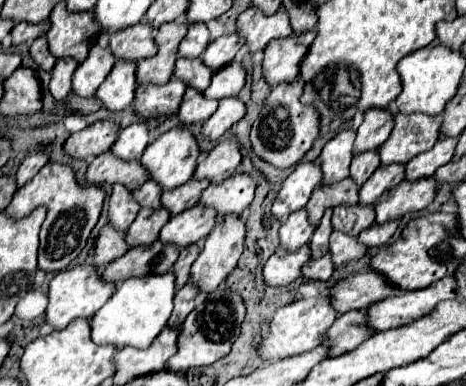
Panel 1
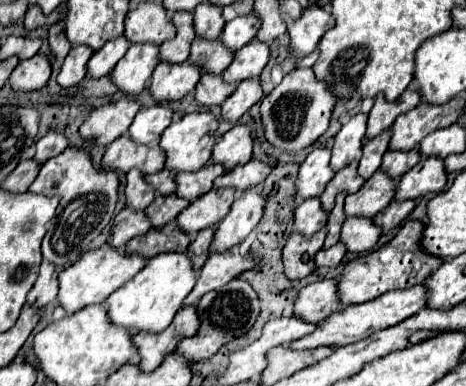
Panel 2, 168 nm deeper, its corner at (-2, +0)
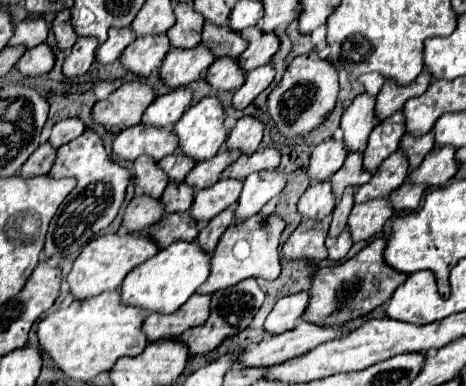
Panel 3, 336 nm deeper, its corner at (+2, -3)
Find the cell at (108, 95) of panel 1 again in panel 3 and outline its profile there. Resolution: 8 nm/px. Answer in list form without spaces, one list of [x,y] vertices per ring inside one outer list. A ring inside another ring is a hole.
[[[138,36],[130,46],[122,52],[122,64],[140,78],[146,78],[150,72],[158,70],[166,52],[172,46],[168,44],[168,36]]]

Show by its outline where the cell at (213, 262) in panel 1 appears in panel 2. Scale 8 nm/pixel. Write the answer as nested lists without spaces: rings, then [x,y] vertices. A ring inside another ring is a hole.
[[[258,187],[238,193],[230,207],[230,213],[218,223],[210,249],[222,253],[240,245],[258,225],[262,217],[262,209],[264,209],[264,199]]]

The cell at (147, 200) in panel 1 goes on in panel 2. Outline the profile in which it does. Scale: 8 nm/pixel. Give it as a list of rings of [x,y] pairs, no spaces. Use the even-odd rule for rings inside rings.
[[[162,169],[162,171],[154,173],[154,175],[148,175],[146,181],[152,183],[152,187],[156,189],[156,193],[160,193],[160,195],[172,195],[174,189],[176,189],[174,173],[168,171],[168,169]]]

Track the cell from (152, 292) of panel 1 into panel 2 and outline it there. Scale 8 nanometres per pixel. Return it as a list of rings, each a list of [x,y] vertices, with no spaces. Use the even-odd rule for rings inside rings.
[[[162,253],[152,257],[144,269],[140,269],[128,283],[124,283],[116,293],[112,293],[106,301],[108,319],[116,327],[124,327],[128,331],[146,331],[160,333],[164,331],[176,311],[182,307],[182,301],[192,291],[196,283],[196,271],[190,265],[186,253]]]

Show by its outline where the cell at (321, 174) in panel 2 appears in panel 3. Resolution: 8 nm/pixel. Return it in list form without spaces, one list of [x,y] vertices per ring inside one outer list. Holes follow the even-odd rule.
[[[330,138],[314,148],[310,156],[310,166],[306,172],[312,180],[328,180],[332,174],[336,174],[342,168],[346,156],[348,156],[348,150],[344,148],[344,140]]]

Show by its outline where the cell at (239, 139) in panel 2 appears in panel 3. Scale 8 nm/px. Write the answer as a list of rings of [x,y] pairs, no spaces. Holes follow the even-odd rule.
[[[242,116],[230,132],[226,146],[242,150],[242,154],[254,154],[262,142],[262,136],[264,124],[254,116]]]

